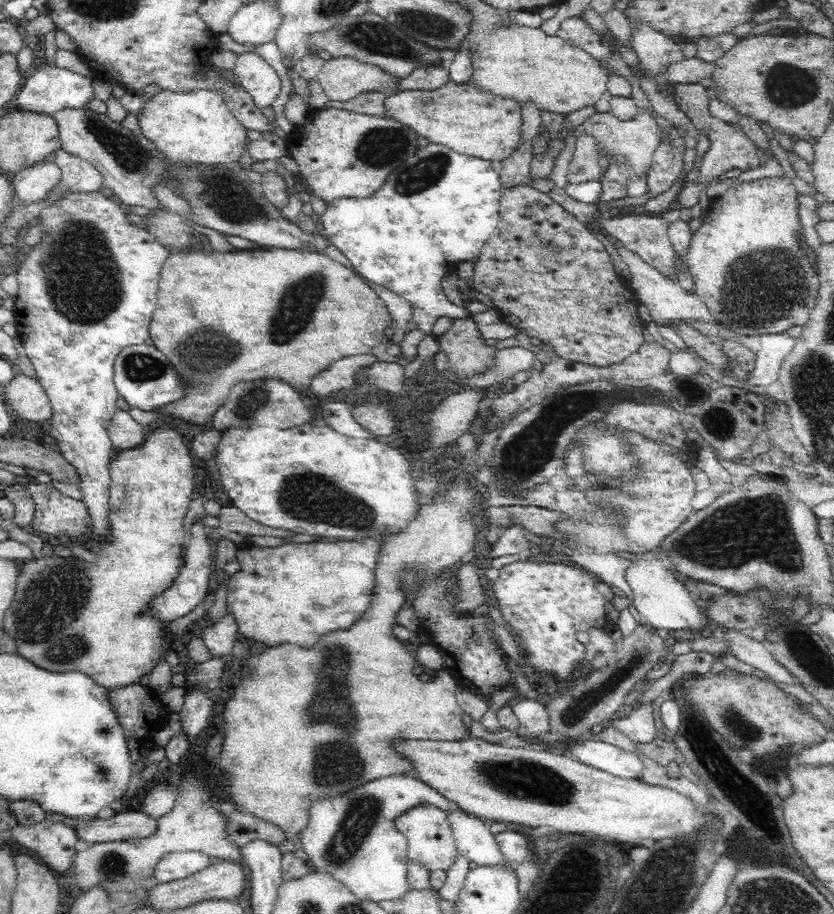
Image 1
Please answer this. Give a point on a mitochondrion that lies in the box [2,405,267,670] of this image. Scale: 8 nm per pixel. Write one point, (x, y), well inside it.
(46, 615)

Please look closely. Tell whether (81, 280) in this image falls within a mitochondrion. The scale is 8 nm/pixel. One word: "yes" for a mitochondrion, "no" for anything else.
yes

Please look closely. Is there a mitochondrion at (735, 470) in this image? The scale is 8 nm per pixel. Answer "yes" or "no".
no

